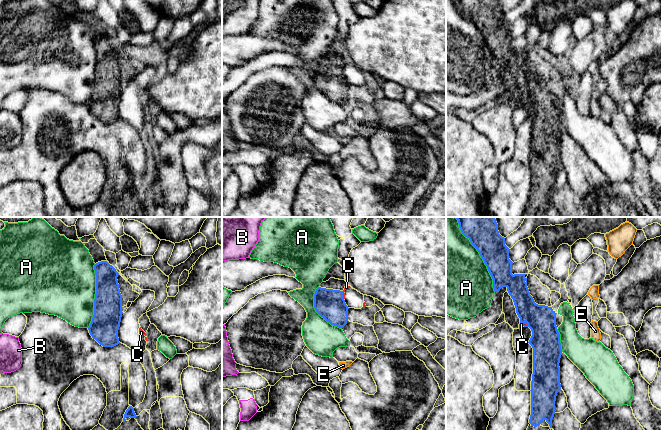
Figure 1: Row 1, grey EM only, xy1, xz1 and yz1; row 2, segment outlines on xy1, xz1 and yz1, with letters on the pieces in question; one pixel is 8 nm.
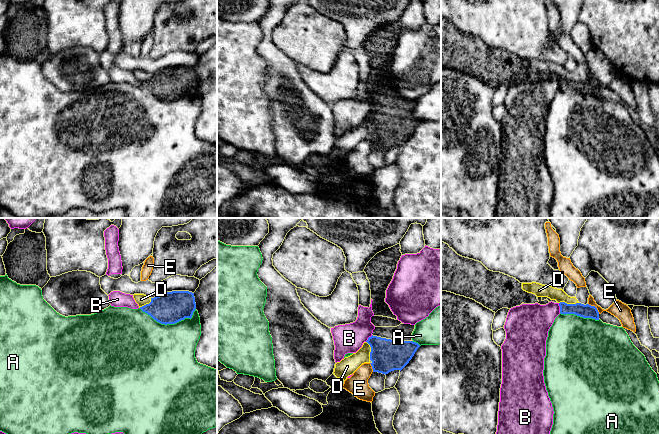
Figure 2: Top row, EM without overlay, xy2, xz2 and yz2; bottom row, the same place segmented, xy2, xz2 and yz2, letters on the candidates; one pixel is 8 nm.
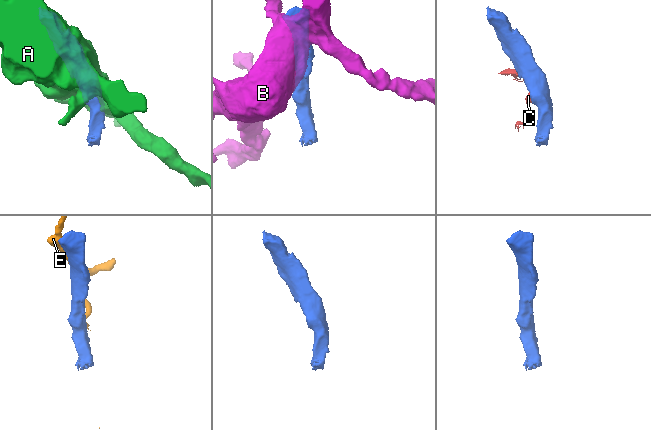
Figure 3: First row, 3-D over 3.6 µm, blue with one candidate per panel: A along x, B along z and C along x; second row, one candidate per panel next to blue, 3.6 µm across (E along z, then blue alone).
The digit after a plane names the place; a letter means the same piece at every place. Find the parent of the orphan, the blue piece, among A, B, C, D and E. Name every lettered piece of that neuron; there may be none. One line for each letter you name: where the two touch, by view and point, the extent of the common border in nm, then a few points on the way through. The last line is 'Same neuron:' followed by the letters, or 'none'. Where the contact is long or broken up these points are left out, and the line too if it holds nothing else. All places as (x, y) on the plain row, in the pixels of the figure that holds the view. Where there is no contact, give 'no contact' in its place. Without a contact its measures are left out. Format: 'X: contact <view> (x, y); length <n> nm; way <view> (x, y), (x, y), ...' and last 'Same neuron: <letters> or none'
Same neuron: none

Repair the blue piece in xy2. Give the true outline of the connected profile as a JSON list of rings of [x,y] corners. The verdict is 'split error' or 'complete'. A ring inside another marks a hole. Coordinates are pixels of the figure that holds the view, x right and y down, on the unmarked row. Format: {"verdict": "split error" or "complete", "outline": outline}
{"verdict": "complete", "outline": [[[189,67],[165,68],[151,74],[151,78],[140,85],[161,100],[175,100],[192,94],[196,85],[194,69]]]}

